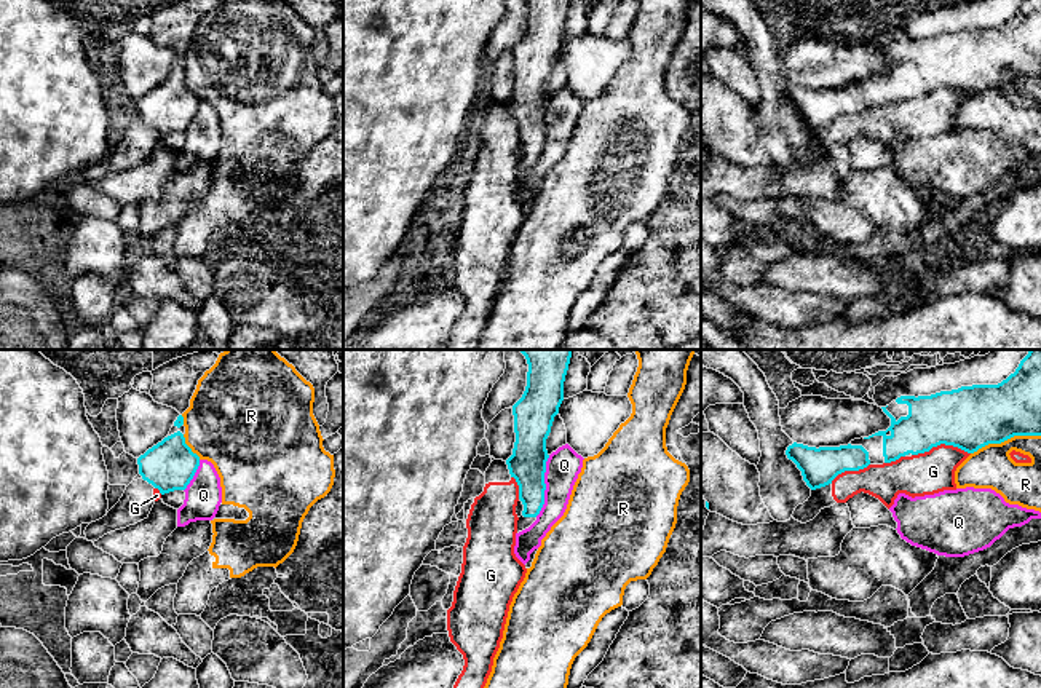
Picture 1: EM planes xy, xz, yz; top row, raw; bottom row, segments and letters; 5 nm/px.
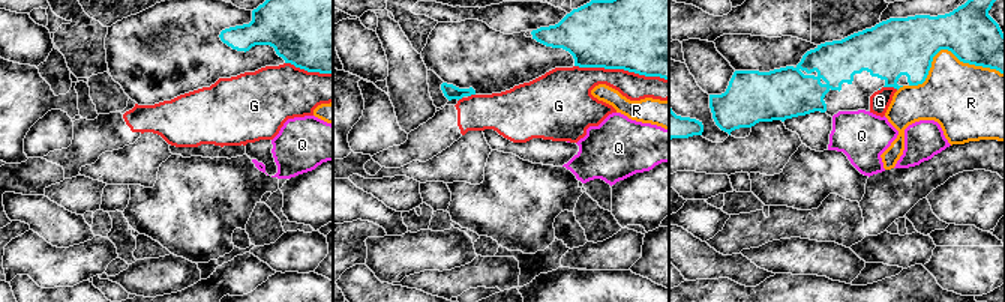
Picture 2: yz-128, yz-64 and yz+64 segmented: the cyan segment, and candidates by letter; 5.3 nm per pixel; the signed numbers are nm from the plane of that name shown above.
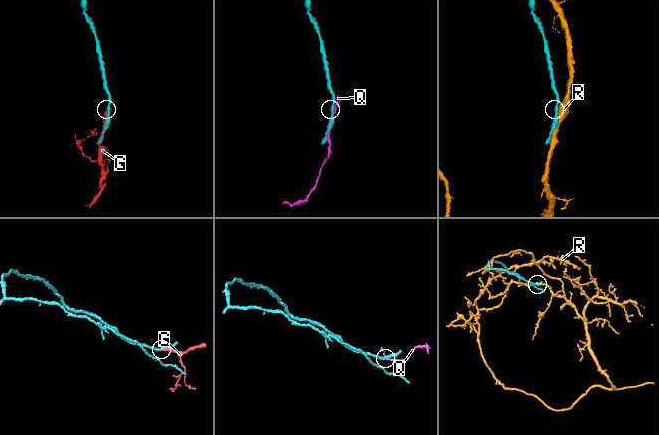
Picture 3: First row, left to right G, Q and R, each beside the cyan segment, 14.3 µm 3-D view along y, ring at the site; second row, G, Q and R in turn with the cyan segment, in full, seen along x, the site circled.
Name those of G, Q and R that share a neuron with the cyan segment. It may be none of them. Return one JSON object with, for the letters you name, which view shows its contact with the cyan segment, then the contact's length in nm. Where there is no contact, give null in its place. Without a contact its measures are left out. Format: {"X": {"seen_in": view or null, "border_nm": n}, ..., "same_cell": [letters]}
{"same_cell": []}

